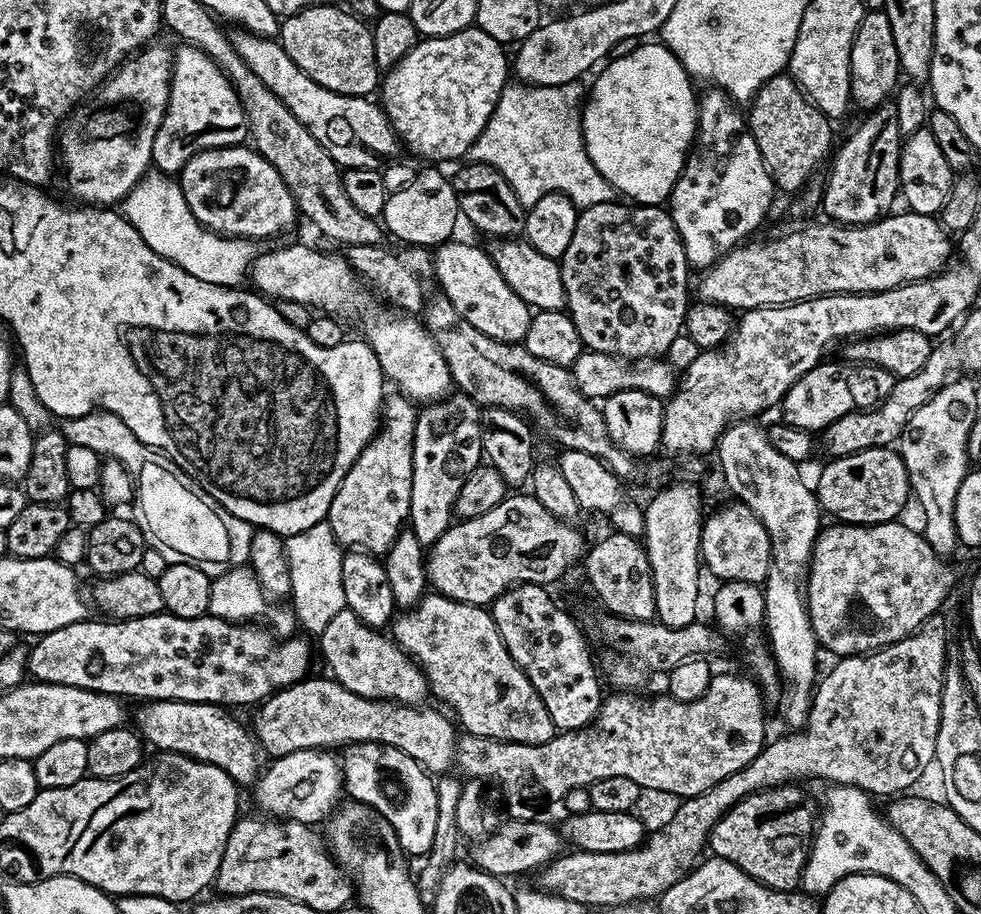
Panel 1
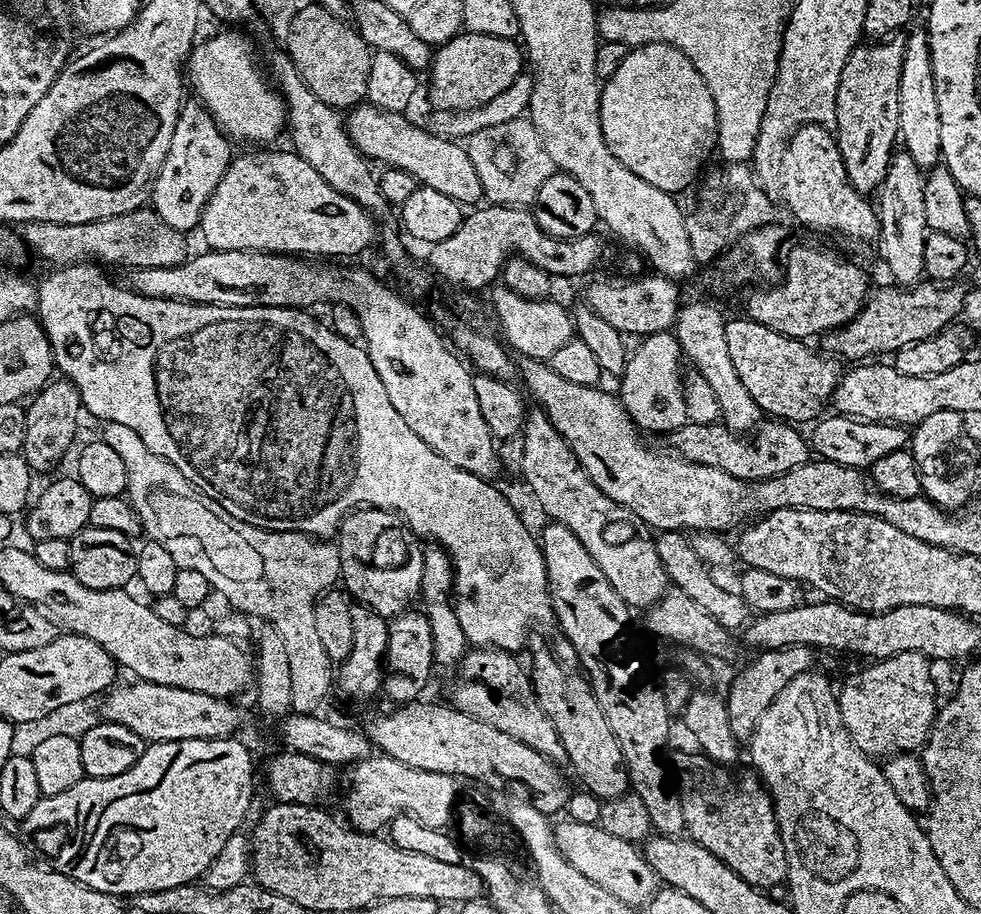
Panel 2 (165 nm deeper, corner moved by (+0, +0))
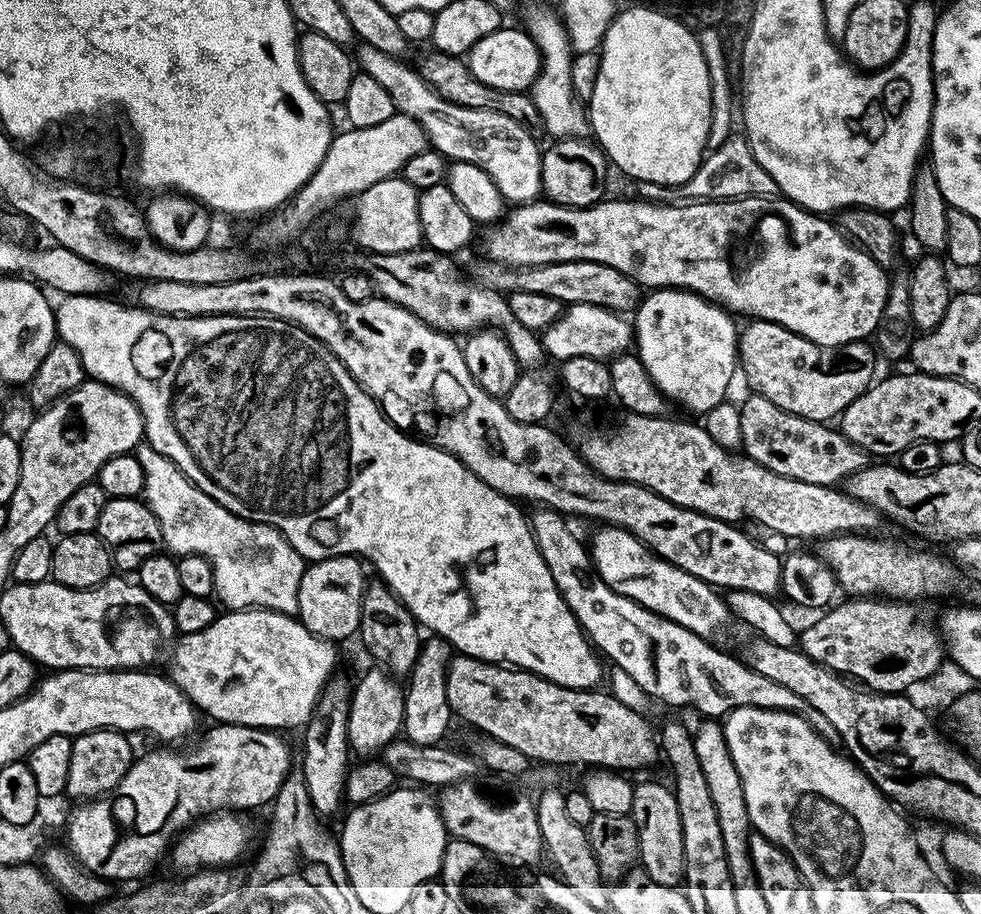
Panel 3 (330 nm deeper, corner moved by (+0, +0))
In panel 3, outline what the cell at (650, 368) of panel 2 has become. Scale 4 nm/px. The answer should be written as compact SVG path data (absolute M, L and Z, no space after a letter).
M658 288L649 291L647 295L641 299L638 307L635 309L634 317L634 348L638 353L642 366L646 366L646 374L650 374L650 378L654 382L654 386L660 393L663 394L669 401L675 402L677 400L680 404L685 404L692 412L703 414L714 410L714 406L725 403L728 392L728 387L732 384L732 375L737 375L738 372L738 324L736 324L731 315L725 309L721 308L719 304L712 303L711 300L706 300L704 297L697 294L697 292L689 292L682 288Z

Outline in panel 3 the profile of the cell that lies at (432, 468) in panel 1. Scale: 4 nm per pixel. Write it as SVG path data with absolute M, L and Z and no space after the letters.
M428 638L421 643L416 665L406 677L404 688L403 735L418 746L440 744L448 727L454 724L450 702L446 698L446 674L448 663L452 661L454 649L451 644L439 638Z

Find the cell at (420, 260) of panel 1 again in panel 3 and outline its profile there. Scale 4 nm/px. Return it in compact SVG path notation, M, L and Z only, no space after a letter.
M743 196L741 200L701 200L699 202L653 202L645 200L643 198L635 198L636 200L611 200L611 198L605 198L600 201L599 204L592 204L588 208L567 208L561 204L553 204L544 198L537 198L531 203L521 203L519 206L513 207L511 211L507 213L499 222L493 223L491 227L487 229L488 232L484 236L484 256L489 260L497 260L499 264L509 264L515 268L529 268L530 266L546 266L547 264L553 264L554 262L602 262L606 266L614 266L614 270L622 270L622 274L626 274L626 278L630 278L644 290L655 290L658 288L682 288L689 292L697 292L700 296L706 300L711 300L714 304L719 304L721 308L727 310L729 313L737 314L741 312L742 315L748 316L744 318L755 318L757 320L769 320L774 322L778 326L782 326L786 330L790 330L794 334L798 334L802 338L806 338L810 342L814 342L819 348L830 348L837 349L841 348L843 344L849 344L851 340L862 340L867 341L869 337L875 333L878 322L882 318L882 310L886 306L886 298L888 297L888 286L890 283L889 277L887 276L885 269L878 266L878 262L874 262L874 258L870 258L868 252L863 252L857 244L853 244L843 232L840 231L839 227L835 223L832 224L831 219L825 218L823 215L815 212L807 212L804 208L800 207L799 204L793 204L791 200L785 200L783 198L773 198L771 196Z

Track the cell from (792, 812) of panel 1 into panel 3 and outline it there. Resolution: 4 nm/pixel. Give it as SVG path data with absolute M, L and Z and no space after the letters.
M453 655L452 661L448 663L448 673L446 674L446 698L450 702L450 710L453 717L457 721L465 720L472 728L477 728L480 734L485 737L497 740L498 742L506 742L506 746L514 746L514 750L518 750L518 754L527 756L529 761L539 762L544 766L559 766L558 764L592 764L596 770L628 770L624 768L644 768L647 764L652 764L658 760L658 736L648 725L648 716L643 712L635 712L630 710L630 706L622 706L622 702L618 702L618 698L614 698L611 691L589 690L586 688L567 688L566 686L558 686L554 682L550 682L546 678L542 678L533 672L526 672L523 668L513 668L502 664L491 664L485 660L475 660L472 656Z

